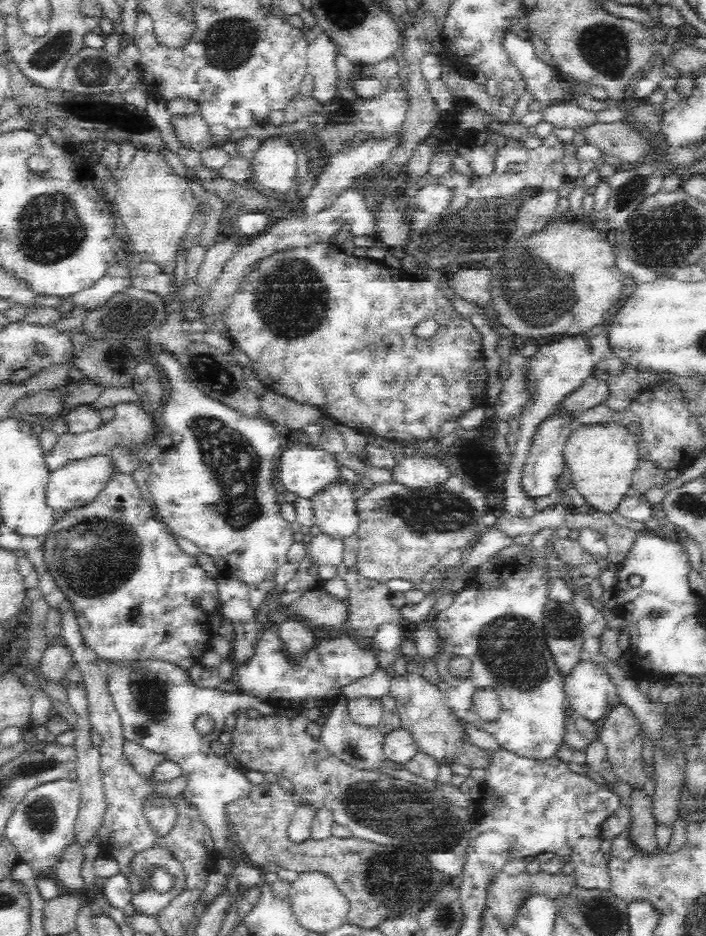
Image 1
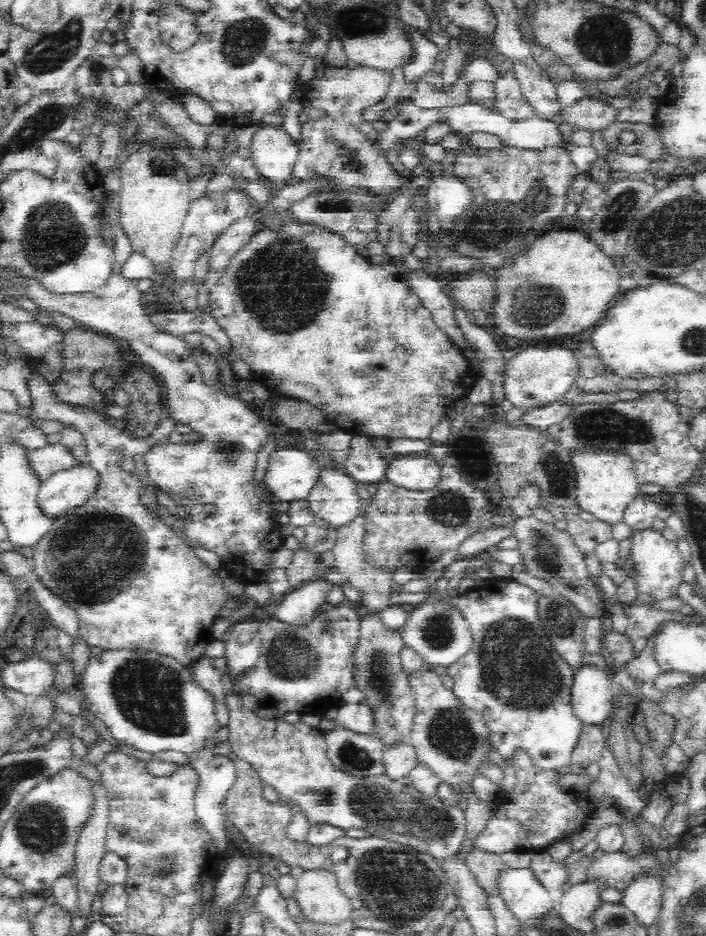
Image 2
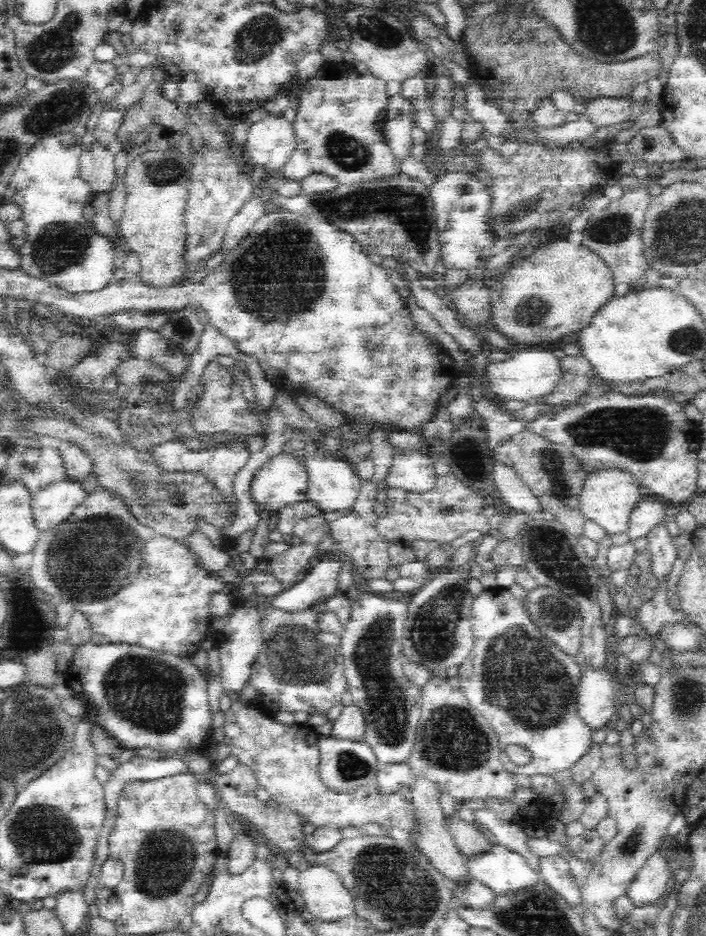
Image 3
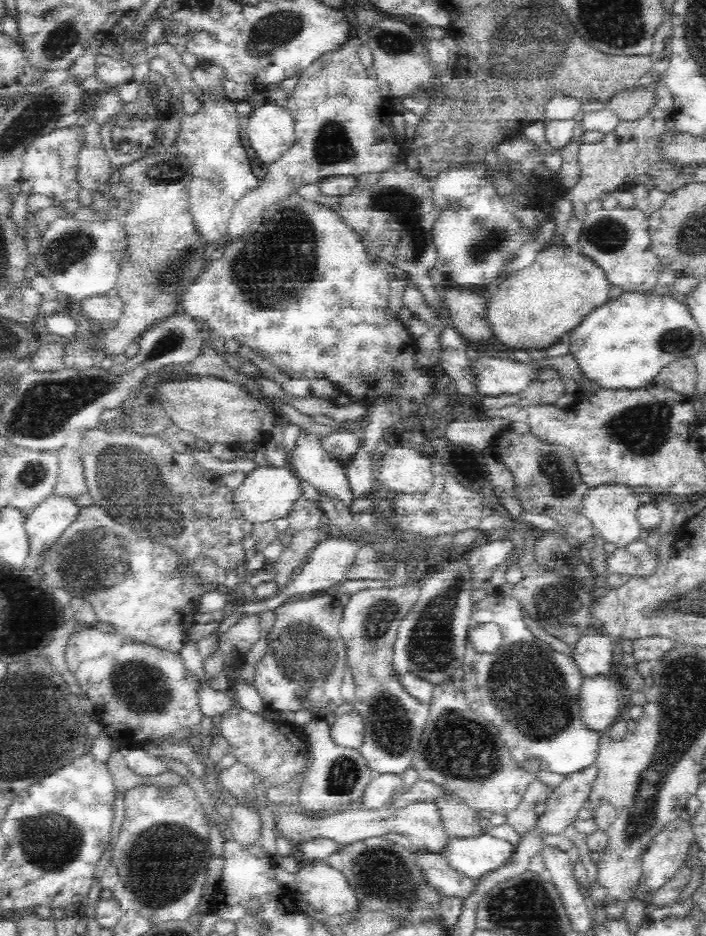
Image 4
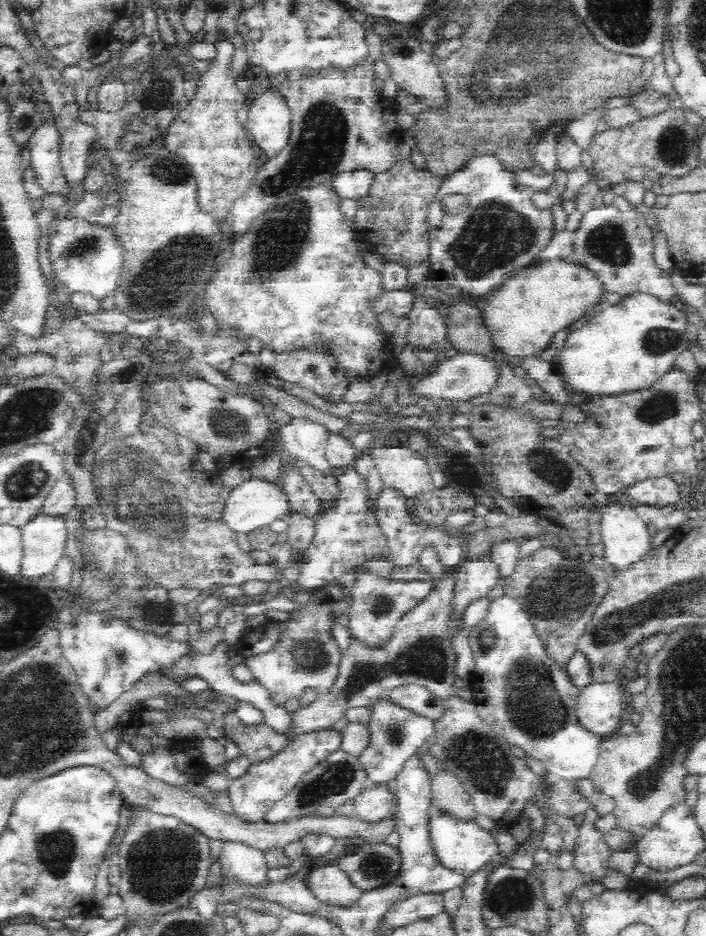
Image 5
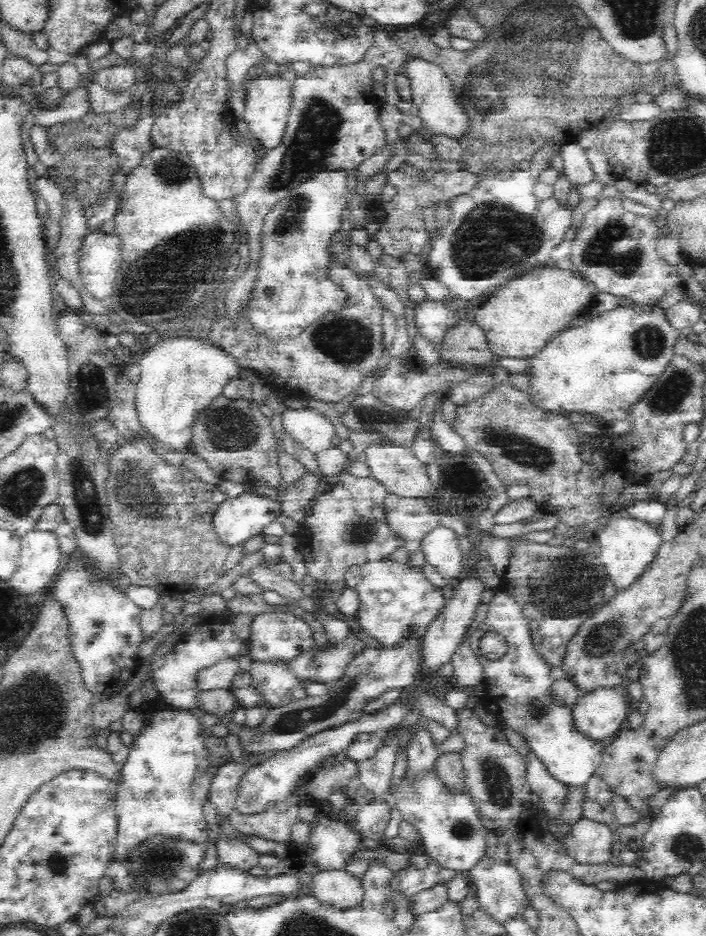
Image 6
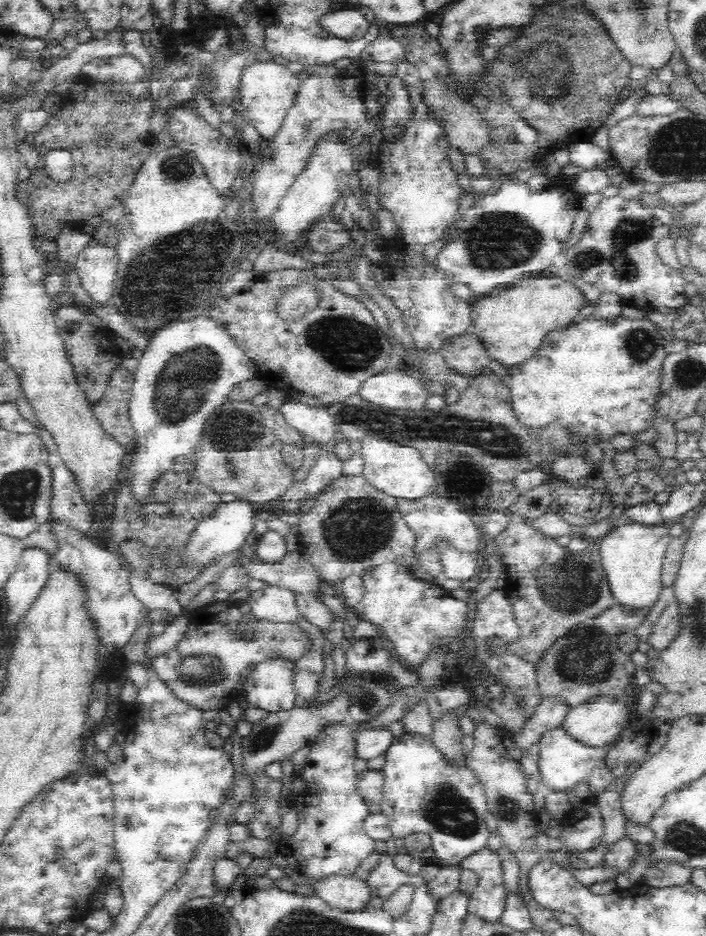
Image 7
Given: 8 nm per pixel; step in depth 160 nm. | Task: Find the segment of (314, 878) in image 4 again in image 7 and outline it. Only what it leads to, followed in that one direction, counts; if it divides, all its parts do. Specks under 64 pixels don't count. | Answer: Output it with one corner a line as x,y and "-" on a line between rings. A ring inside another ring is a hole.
327,877
314,881
314,895
327,906
344,913
364,911
371,902
371,891
367,882
352,877

